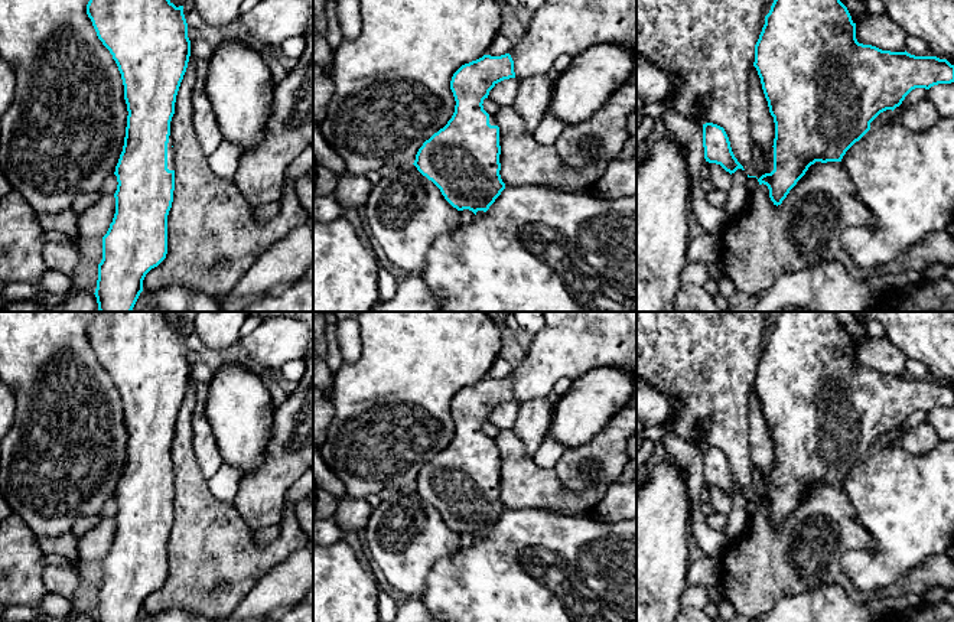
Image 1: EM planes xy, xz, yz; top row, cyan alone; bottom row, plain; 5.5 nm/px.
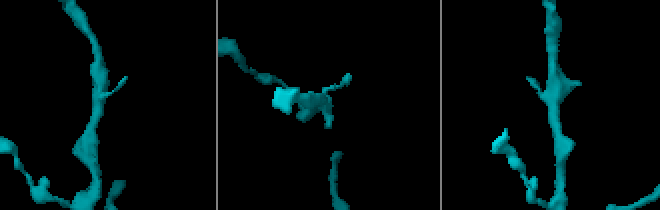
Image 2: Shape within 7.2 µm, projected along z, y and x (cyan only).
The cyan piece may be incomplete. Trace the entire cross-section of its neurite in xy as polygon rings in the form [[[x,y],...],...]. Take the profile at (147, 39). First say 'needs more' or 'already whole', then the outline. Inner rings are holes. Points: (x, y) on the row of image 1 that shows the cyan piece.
needs more | [[[89,0],[87,4],[87,14],[92,22],[98,39],[110,51],[118,66],[124,85],[124,100],[128,111],[124,146],[114,172],[118,182],[117,190],[114,193],[115,214],[107,234],[102,237],[102,260],[98,264],[98,280],[94,294],[97,297],[100,312],[131,312],[140,293],[143,292],[143,280],[146,274],[152,268],[157,267],[167,254],[167,215],[172,208],[175,190],[175,152],[172,147],[170,121],[175,114],[176,95],[188,68],[191,56],[191,40],[188,38],[188,23],[183,14],[183,6],[176,7],[170,0]]]

